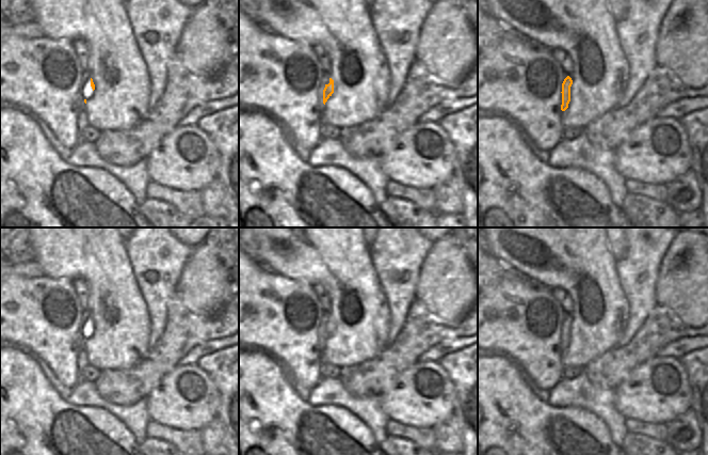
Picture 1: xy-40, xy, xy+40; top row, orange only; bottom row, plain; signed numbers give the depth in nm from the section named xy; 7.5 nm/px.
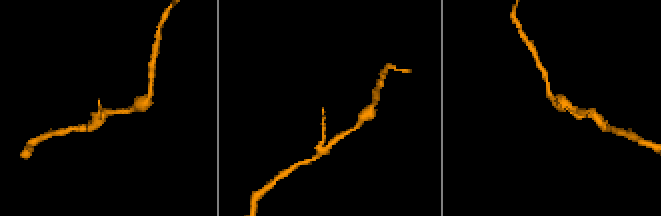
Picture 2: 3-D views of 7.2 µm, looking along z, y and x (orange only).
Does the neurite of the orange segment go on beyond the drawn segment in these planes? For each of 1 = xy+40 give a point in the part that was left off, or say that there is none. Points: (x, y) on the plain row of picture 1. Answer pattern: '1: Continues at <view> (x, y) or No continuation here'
1: No continuation here

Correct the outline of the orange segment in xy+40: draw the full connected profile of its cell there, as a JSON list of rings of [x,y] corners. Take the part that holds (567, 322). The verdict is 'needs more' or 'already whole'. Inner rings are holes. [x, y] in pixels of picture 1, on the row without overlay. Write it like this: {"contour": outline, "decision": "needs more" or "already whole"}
{"contour": [[[567,315],[562,323],[562,344],[561,349],[565,350],[568,347],[568,343],[570,341],[570,326],[573,324],[573,319],[569,315]]], "decision": "already whole"}

